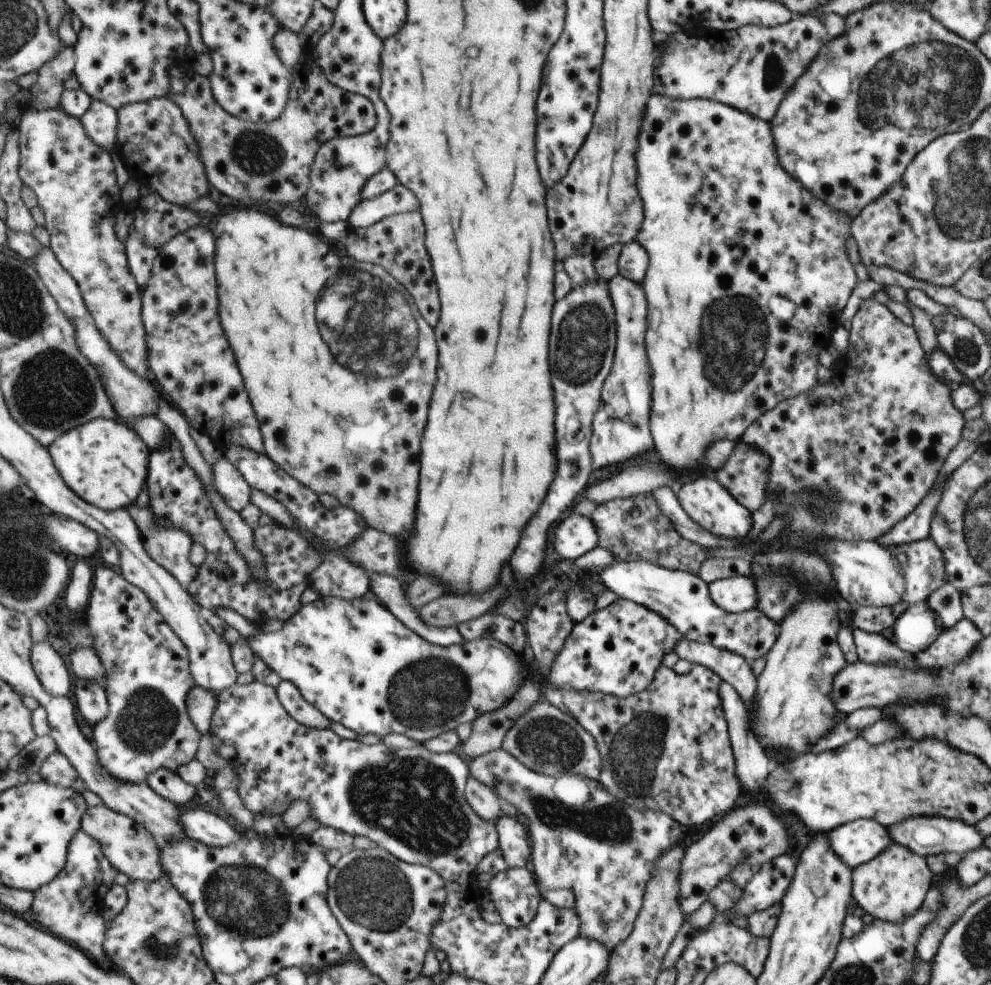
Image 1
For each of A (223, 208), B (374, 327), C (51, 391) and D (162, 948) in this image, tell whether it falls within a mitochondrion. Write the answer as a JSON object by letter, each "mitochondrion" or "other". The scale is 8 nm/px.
{"A":"other","B":"mitochondrion","C":"mitochondrion","D":"mitochondrion"}

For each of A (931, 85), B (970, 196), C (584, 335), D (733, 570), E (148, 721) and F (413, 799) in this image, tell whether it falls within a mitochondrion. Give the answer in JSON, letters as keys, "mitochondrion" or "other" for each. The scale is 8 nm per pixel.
{"A":"mitochondrion","B":"mitochondrion","C":"mitochondrion","D":"other","E":"mitochondrion","F":"mitochondrion"}

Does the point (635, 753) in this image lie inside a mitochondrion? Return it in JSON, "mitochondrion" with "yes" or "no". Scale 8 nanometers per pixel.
{"mitochondrion":"yes"}

